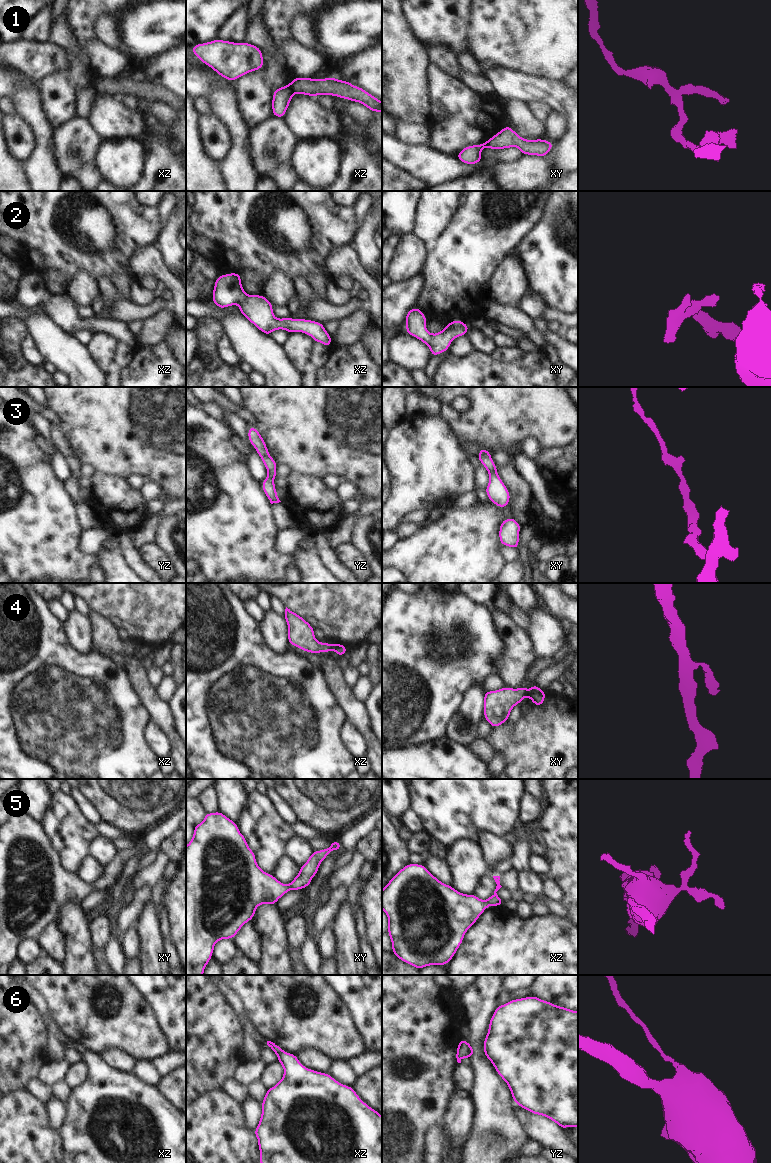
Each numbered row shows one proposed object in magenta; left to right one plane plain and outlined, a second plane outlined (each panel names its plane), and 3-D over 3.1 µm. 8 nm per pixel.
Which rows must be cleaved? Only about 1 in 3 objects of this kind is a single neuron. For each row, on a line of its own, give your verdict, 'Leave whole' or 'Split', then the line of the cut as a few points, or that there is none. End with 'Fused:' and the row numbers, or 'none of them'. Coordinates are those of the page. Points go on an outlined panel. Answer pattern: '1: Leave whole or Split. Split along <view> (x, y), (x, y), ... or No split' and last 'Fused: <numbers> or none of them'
1: Split. Split along xz (288, 85), (293, 93)
2: Leave whole. No split
3: Leave whole. No split
4: Split. Split along xy (529, 691), (527, 695)
5: Leave whole. No split
6: Leave whole. No split
Fused: 1, 4

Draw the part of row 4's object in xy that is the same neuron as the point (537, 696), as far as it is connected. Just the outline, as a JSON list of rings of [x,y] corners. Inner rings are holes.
[[[536,684],[529,689],[528,697],[534,705],[540,707],[545,701],[546,691],[541,690]]]

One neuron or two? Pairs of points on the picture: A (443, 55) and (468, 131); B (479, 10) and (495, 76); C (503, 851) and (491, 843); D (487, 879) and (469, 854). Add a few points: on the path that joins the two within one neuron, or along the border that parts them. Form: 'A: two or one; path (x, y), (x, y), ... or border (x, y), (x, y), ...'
A: two; border (430, 62), (457, 79)
B: two; border (516, 70), (497, 66), (490, 68), (484, 74)
C: one; path (500, 849), (494, 846)
D: two; border (485, 873), (472, 892)

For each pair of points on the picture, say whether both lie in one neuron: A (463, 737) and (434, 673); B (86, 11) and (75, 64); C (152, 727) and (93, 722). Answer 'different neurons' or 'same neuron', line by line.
A: different neurons
B: same neuron
C: different neurons

